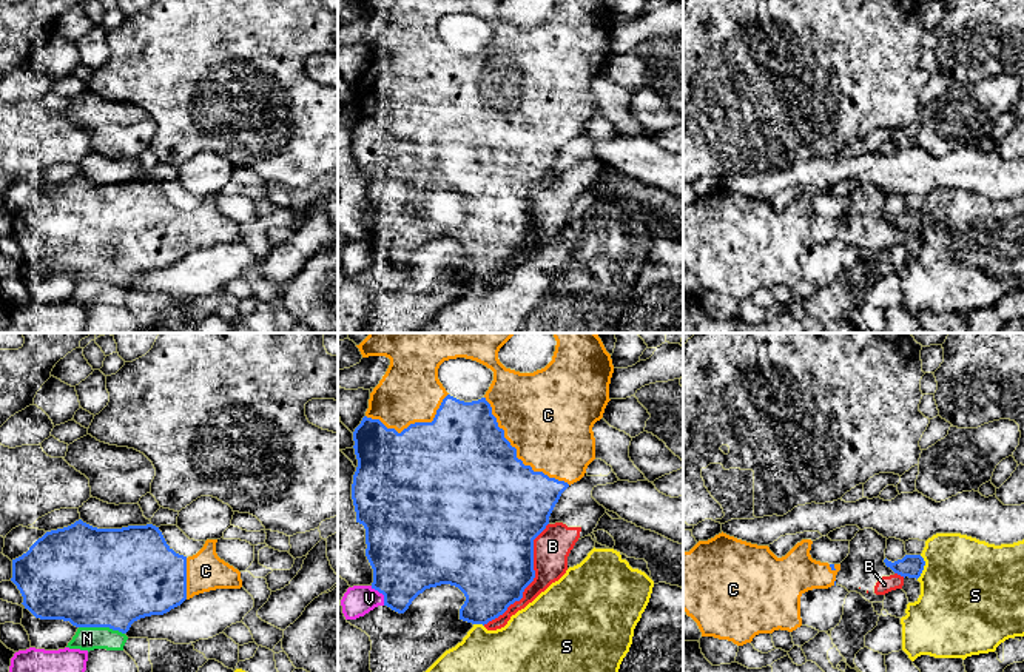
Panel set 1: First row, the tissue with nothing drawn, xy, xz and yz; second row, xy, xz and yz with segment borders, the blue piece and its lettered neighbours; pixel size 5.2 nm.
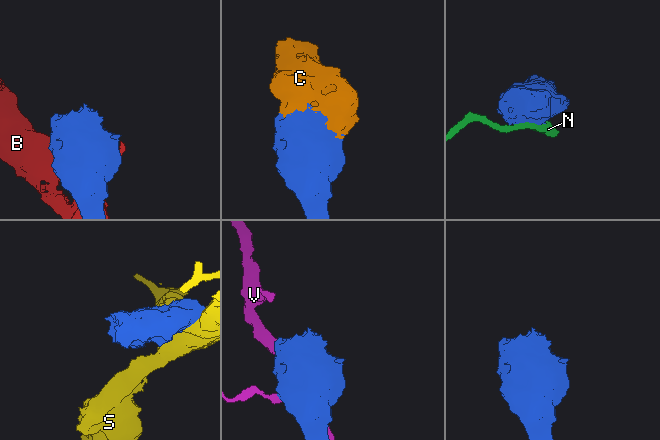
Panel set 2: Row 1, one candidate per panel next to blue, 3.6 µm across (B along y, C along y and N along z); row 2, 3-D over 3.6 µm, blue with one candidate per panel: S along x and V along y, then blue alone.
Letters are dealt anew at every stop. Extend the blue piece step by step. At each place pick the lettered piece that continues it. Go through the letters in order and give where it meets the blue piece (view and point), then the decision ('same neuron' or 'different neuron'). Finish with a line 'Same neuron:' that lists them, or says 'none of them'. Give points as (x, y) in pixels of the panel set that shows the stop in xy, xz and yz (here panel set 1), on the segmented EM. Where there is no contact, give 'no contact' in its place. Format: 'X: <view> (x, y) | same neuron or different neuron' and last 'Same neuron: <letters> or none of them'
B: xz (532, 580) | different neuron
C: xz (515, 453) | same neuron
N: xy (102, 626) | different neuron
S: yz (922, 567) | different neuron
V: xz (381, 592) | different neuron
Same neuron: C

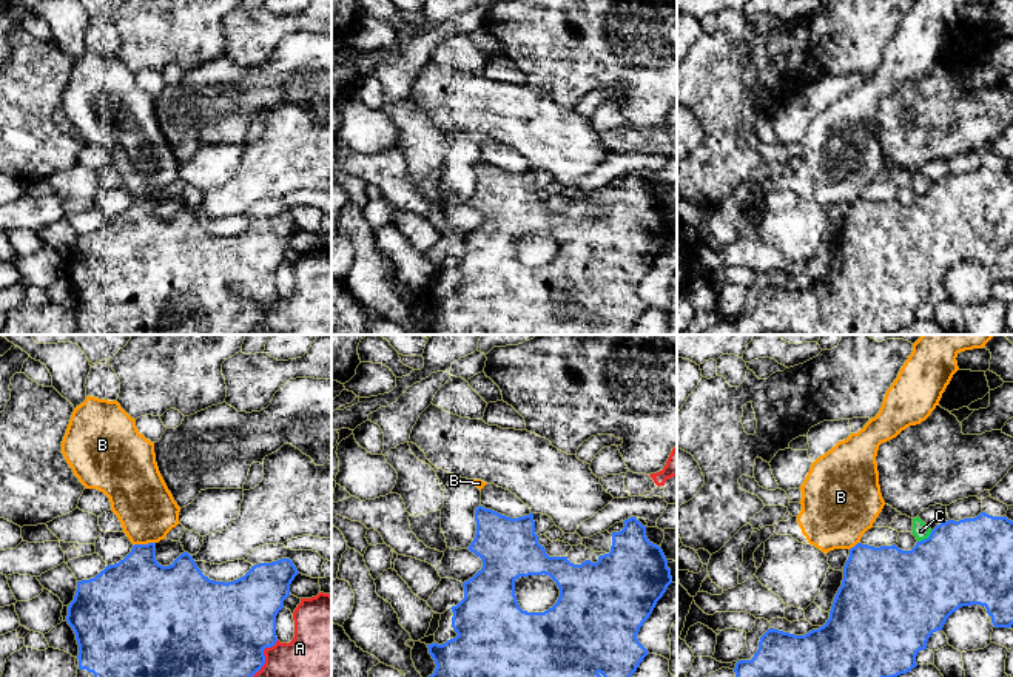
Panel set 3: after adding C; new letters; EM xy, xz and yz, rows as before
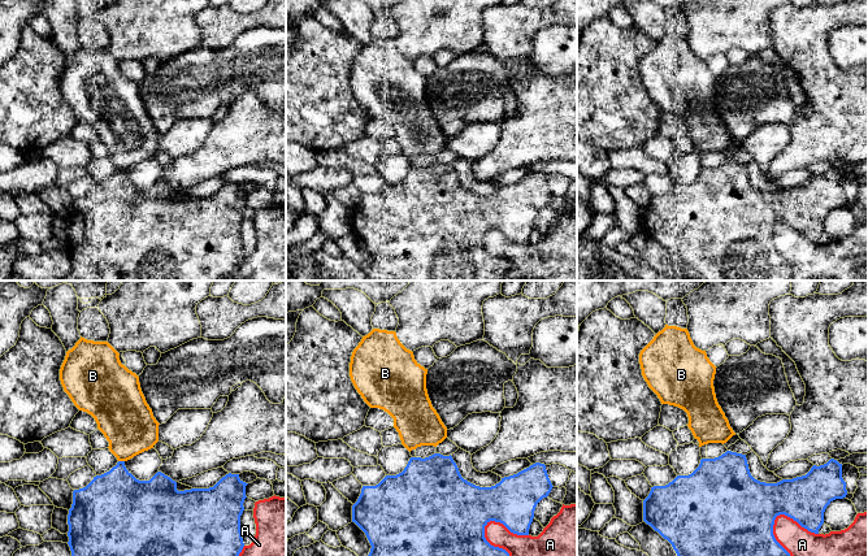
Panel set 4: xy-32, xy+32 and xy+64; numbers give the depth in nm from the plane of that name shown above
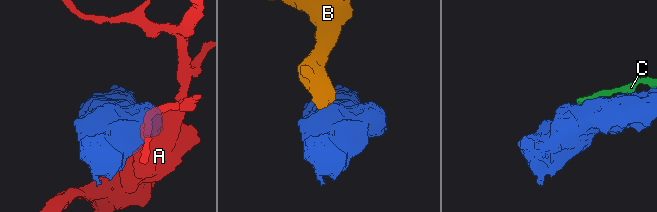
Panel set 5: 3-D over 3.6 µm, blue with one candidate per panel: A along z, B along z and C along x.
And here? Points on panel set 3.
A: xy (264, 656) | different neuron
B: xy (144, 545) | different neuron
C: yz (925, 538) | different neuron
Same neuron: none of them

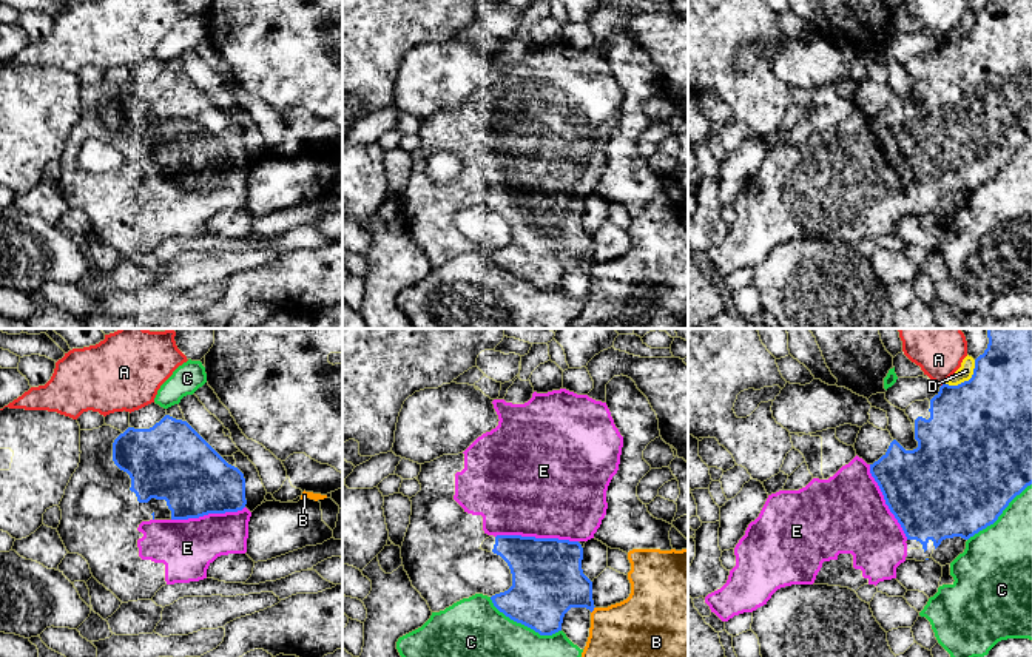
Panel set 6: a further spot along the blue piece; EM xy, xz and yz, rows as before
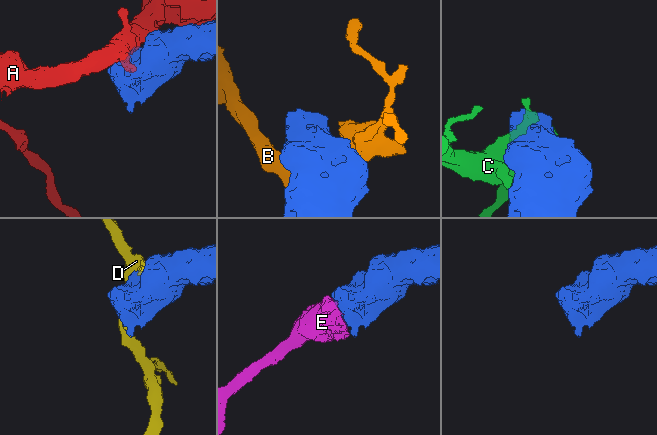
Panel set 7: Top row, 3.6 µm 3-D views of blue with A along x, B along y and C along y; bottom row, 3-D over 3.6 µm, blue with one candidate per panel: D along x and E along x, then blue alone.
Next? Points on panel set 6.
A: yz (943, 384) | different neuron
B: xz (593, 609) | different neuron
C: xz (523, 623) | different neuron
D: yz (966, 381) | different neuron
E: xz (537, 539) | same neuron
Same neuron: E

